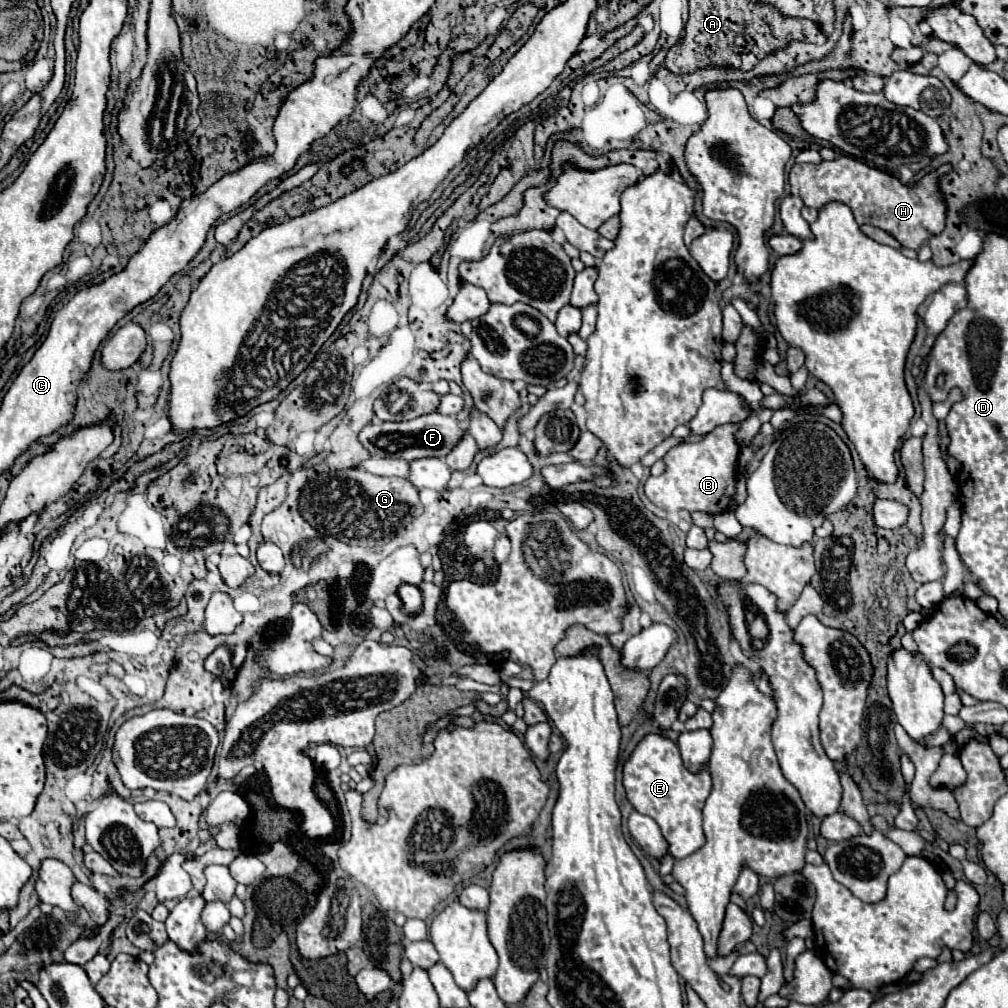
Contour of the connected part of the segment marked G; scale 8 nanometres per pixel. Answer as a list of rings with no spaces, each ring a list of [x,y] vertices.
[[[359,468],[319,474],[301,492],[299,508],[303,518],[321,534],[329,534],[345,544],[357,546],[381,546],[387,544],[399,522],[411,514],[411,508],[419,504],[419,492],[407,478],[375,476]]]

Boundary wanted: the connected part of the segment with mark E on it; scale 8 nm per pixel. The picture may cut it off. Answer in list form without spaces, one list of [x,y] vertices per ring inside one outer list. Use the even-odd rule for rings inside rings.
[[[659,734],[645,736],[623,768],[623,786],[633,808],[639,814],[651,816],[659,824],[673,858],[687,858],[703,846],[705,834],[701,828],[701,810],[713,788],[711,774],[709,770],[691,774],[683,766],[681,752],[675,742]]]

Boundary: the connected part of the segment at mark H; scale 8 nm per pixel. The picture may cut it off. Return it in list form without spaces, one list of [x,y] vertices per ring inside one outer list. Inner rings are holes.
[[[839,156],[833,162],[821,162],[817,172],[815,164],[795,164],[791,168],[789,182],[801,190],[805,206],[819,210],[829,202],[847,204],[853,210],[857,224],[877,226],[897,238],[901,246],[919,250],[925,240],[941,234],[945,228],[945,202],[941,202],[943,198],[939,198],[939,190],[935,190],[935,182],[941,174],[947,174],[947,166],[941,166],[939,170],[927,174],[919,184],[907,188],[891,174],[869,168],[853,158]]]

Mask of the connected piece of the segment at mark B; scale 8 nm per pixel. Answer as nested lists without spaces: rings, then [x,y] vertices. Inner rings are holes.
[[[739,424],[717,426],[701,442],[681,444],[669,450],[667,456],[663,458],[667,464],[665,472],[645,482],[645,494],[667,512],[689,510],[707,512],[715,516],[729,510],[735,492],[735,466],[739,456],[739,444],[733,438],[737,428]]]

